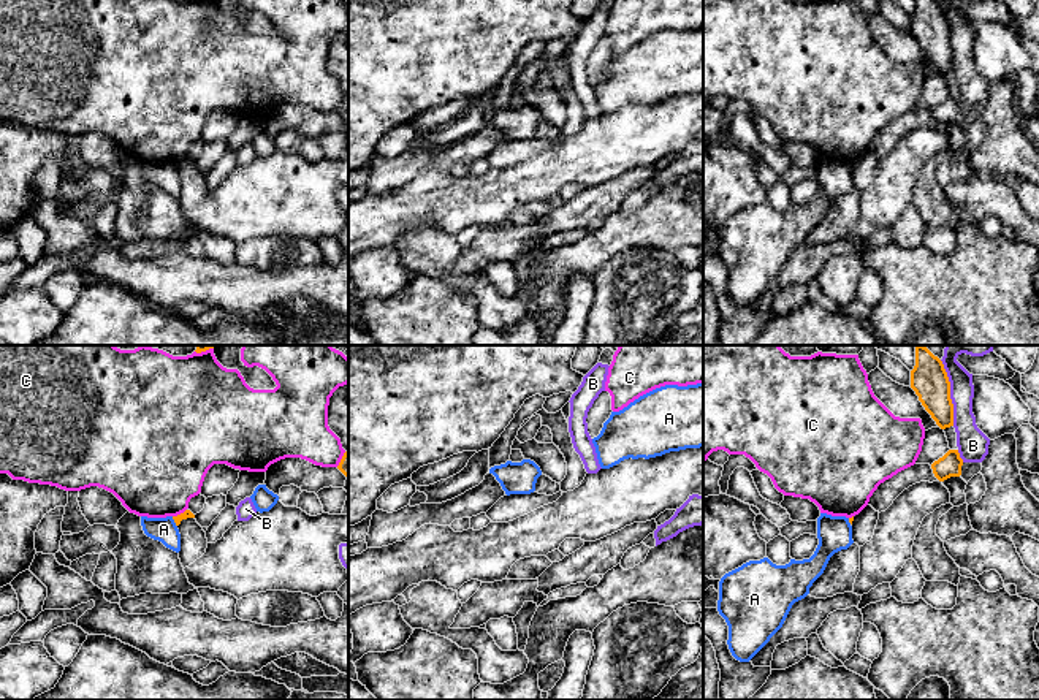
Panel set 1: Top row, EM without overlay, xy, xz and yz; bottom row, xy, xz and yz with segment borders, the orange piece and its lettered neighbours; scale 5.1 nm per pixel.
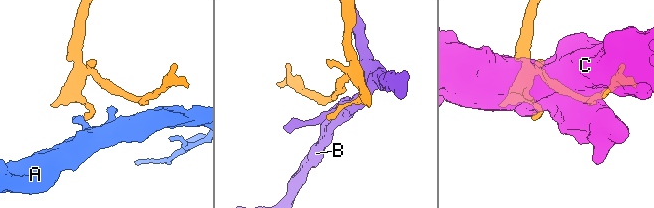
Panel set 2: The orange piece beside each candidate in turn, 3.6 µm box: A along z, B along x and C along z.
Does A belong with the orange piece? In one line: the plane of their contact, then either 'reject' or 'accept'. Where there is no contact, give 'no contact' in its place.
contact in xy; reject

